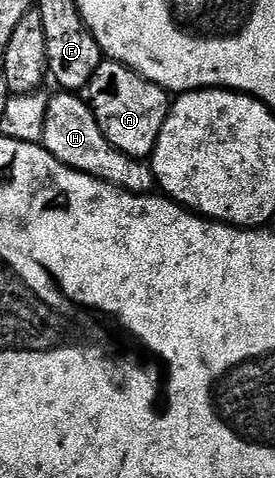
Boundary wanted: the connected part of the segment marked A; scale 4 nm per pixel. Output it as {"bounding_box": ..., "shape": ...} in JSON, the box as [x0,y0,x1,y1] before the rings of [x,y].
{"bounding_box":[87,61,170,161],"shape":[[[103,61],[99,69],[95,69],[95,77],[91,77],[89,82],[87,102],[95,121],[99,121],[99,129],[103,129],[103,137],[107,137],[107,141],[111,141],[115,149],[132,159],[142,161],[152,156],[159,141],[159,133],[163,129],[163,121],[167,121],[169,116],[170,92],[147,81],[130,67]]]}

